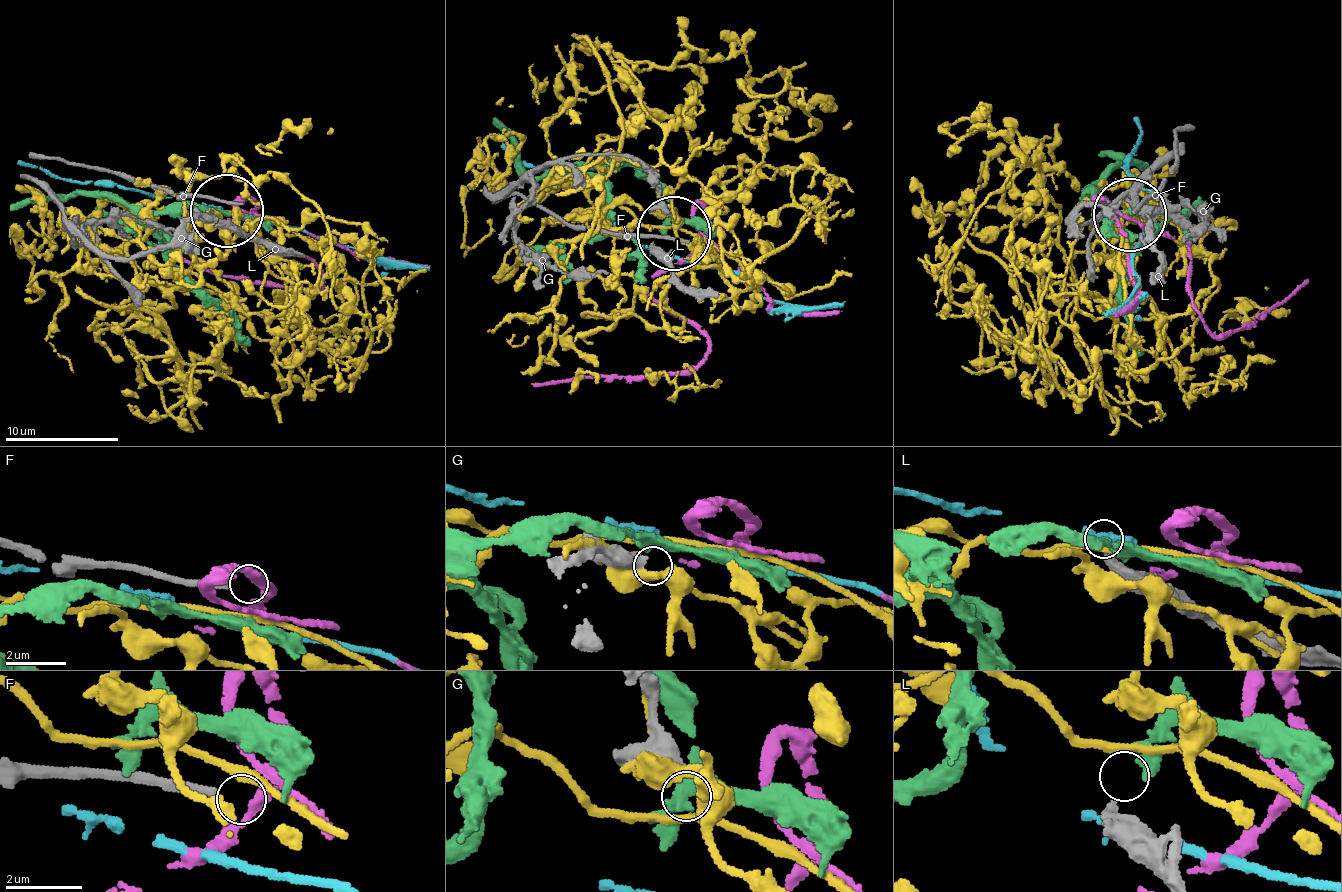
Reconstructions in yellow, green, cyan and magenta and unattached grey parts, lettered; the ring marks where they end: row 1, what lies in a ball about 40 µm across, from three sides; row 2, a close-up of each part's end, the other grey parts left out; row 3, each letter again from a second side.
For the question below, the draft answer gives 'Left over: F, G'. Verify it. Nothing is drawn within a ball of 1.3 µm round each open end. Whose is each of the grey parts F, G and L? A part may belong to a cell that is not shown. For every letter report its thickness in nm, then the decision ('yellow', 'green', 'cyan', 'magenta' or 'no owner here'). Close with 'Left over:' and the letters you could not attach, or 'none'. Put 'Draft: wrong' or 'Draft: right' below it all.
F: 240 nm | no owner here
G: 440 nm | no owner here
L: 220 nm | green
Left over: F, G
Draft: right

